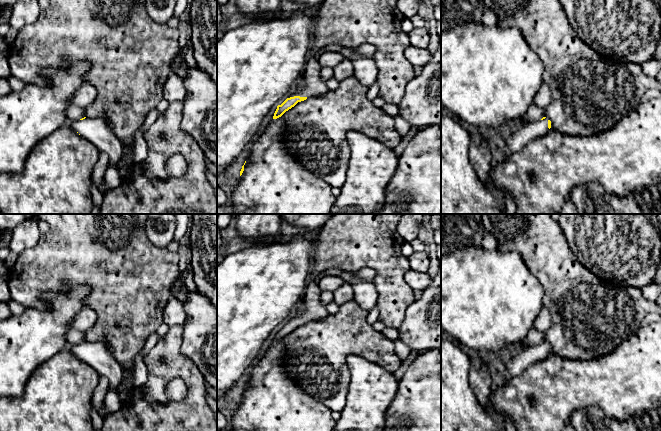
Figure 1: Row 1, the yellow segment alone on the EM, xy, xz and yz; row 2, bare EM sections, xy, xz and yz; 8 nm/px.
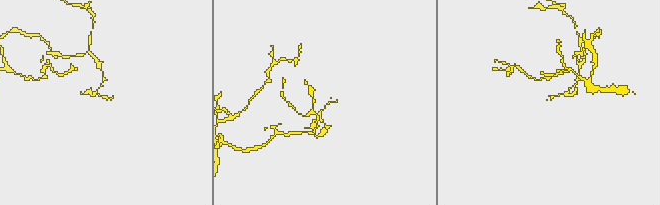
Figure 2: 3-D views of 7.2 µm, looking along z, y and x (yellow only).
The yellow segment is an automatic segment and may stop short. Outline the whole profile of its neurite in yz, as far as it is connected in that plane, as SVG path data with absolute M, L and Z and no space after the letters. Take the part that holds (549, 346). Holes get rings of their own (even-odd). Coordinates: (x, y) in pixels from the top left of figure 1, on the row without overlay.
M526 340L513 349L514 354L505 365L505 383L524 372L530 365L545 359L551 352L551 345L543 341L539 345L530 345Z

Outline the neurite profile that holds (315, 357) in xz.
M354 300L348 301L339 306L337 313L328 315L325 319L308 321L282 339L286 374L304 393L332 412L341 412L345 407L351 381L346 362L349 355L358 355L392 374L402 363L395 353L394 342L376 331L367 321L368 313Z

